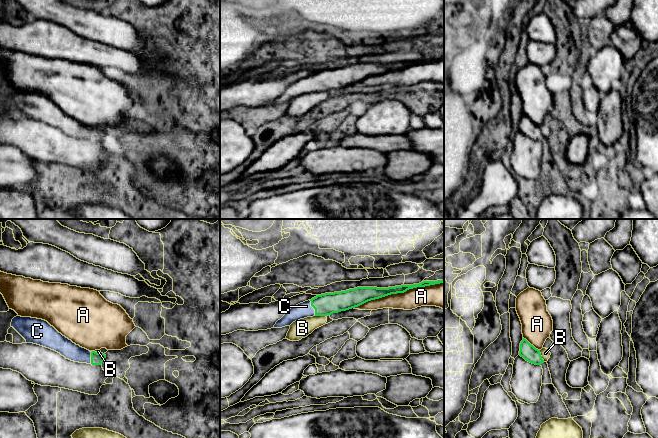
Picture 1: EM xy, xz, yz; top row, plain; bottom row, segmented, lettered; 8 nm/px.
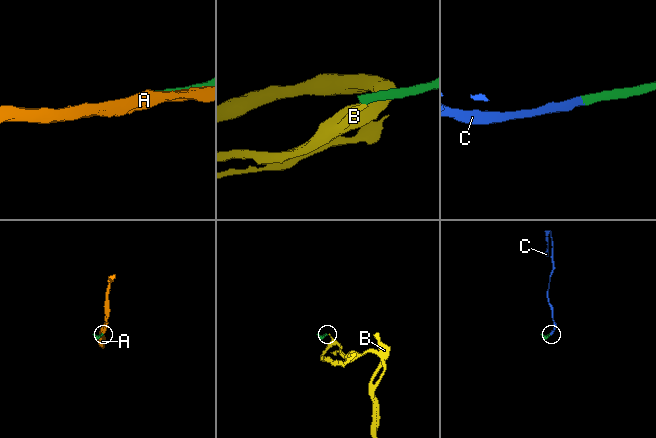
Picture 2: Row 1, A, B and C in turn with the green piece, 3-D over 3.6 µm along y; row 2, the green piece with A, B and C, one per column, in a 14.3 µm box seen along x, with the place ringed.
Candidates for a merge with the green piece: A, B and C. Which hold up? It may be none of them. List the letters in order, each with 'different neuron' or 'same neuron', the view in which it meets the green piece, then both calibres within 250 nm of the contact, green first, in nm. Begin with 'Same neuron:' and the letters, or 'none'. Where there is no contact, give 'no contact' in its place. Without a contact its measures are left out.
Same neuron: C
A: different neuron | xz | 110/160 nm
B: different neuron | yz | 120/80 nm
C: same neuron | xz | 180/130 nm

